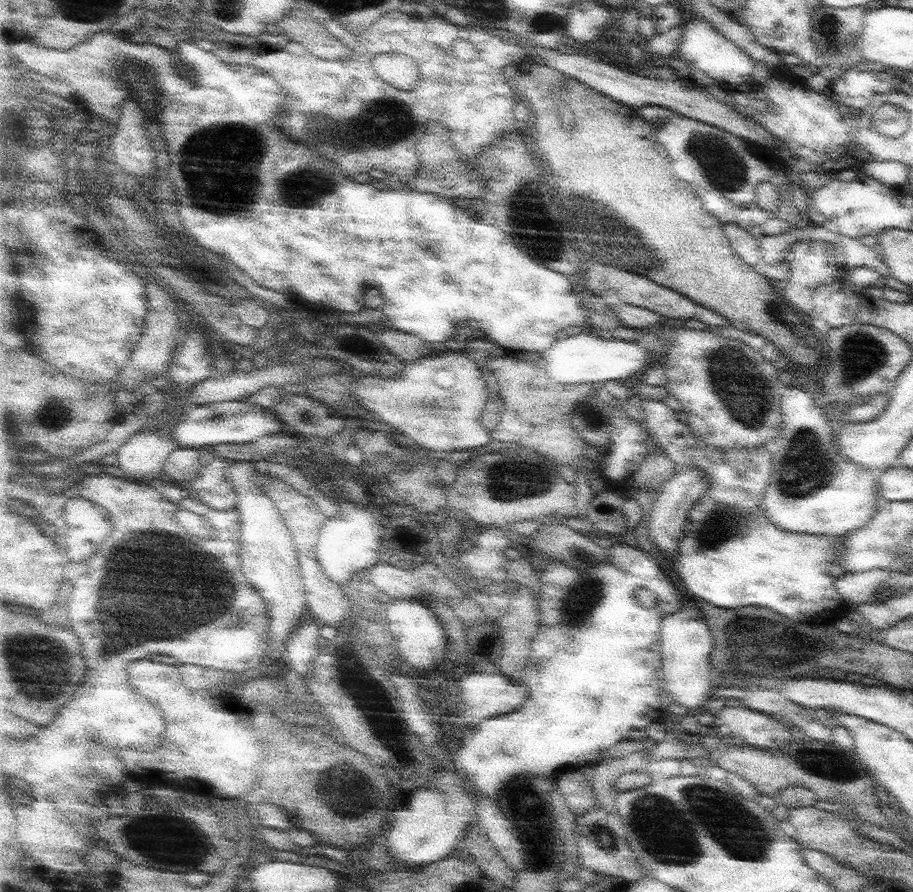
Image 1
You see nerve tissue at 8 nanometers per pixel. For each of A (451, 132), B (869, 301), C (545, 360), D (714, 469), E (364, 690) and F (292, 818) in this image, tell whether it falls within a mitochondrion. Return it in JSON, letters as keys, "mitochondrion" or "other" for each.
{"A":"other","B":"other","C":"other","D":"other","E":"mitochondrion","F":"other"}

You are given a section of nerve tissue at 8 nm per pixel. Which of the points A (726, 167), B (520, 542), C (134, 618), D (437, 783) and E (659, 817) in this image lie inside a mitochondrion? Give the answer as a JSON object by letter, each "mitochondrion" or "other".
{"A":"mitochondrion","B":"other","C":"mitochondrion","D":"other","E":"mitochondrion"}

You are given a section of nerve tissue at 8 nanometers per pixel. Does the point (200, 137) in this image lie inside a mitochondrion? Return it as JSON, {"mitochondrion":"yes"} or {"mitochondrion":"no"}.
{"mitochondrion":"yes"}

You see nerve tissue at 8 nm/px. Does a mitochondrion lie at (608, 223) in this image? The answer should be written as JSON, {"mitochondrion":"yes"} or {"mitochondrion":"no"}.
{"mitochondrion":"yes"}

